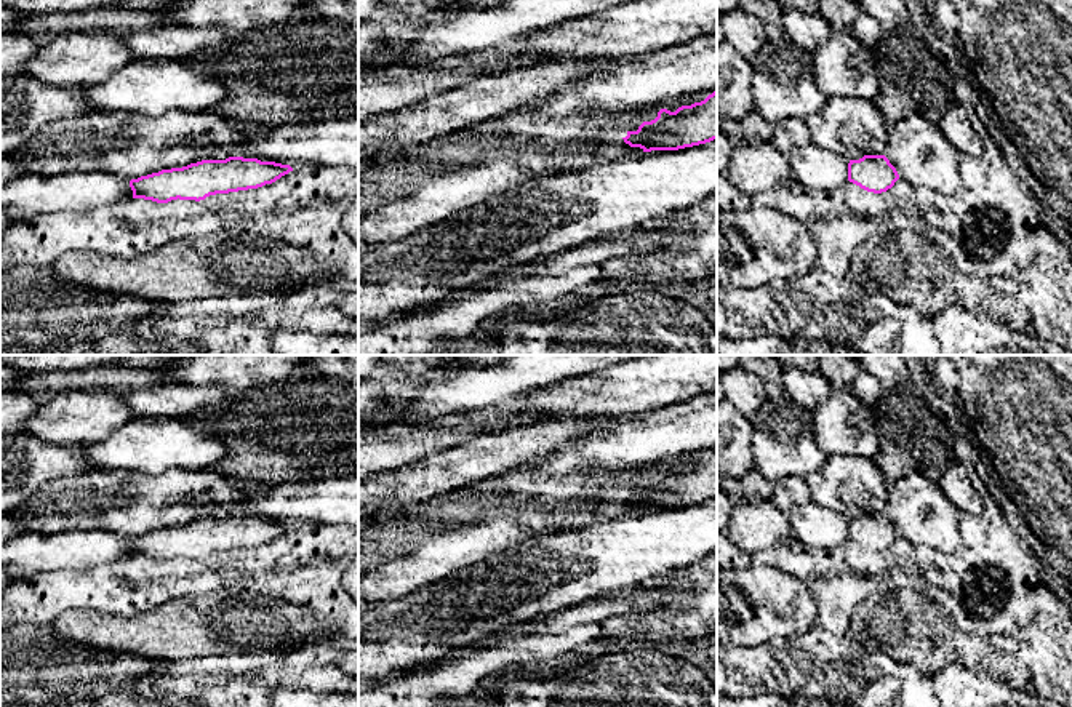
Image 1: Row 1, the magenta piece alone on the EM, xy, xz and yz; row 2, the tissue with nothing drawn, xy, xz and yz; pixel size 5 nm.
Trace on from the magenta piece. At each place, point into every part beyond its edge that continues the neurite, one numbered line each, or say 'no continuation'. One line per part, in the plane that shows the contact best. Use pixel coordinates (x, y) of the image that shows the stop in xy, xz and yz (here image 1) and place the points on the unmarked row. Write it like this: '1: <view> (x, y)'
no continuation

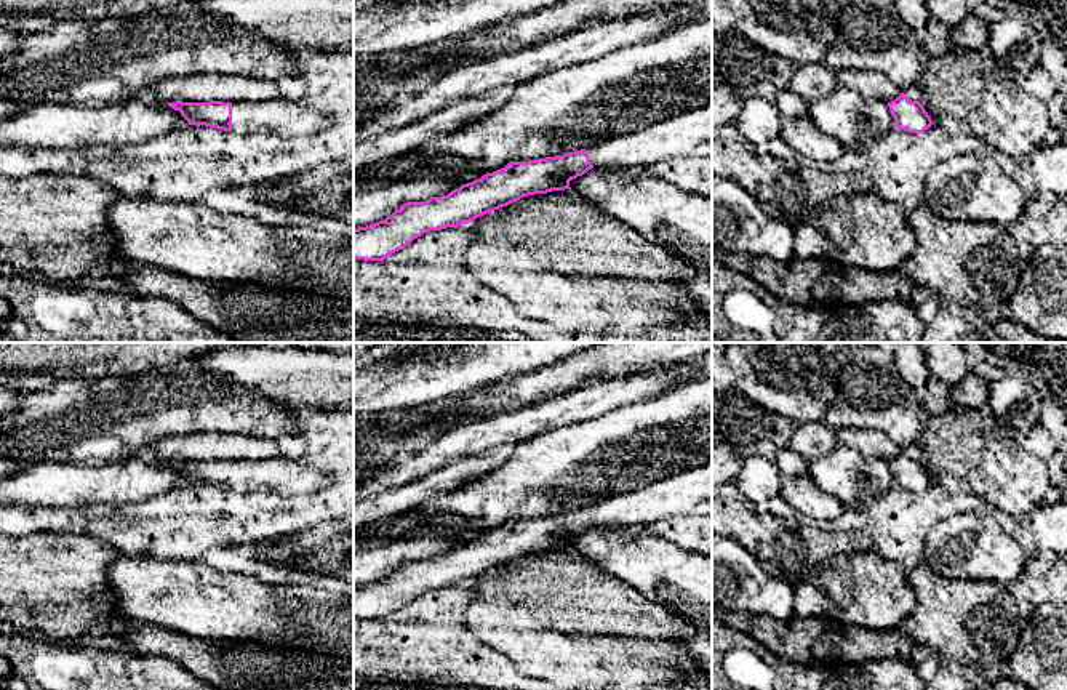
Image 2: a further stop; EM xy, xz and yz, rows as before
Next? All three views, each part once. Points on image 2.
1: xy (280, 474)

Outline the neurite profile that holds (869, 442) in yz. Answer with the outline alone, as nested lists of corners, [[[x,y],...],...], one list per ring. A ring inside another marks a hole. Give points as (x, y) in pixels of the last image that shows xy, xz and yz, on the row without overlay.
[[[843,427],[837,431],[838,442],[856,450],[865,458],[878,458],[885,461],[894,459],[901,450],[881,431]]]

